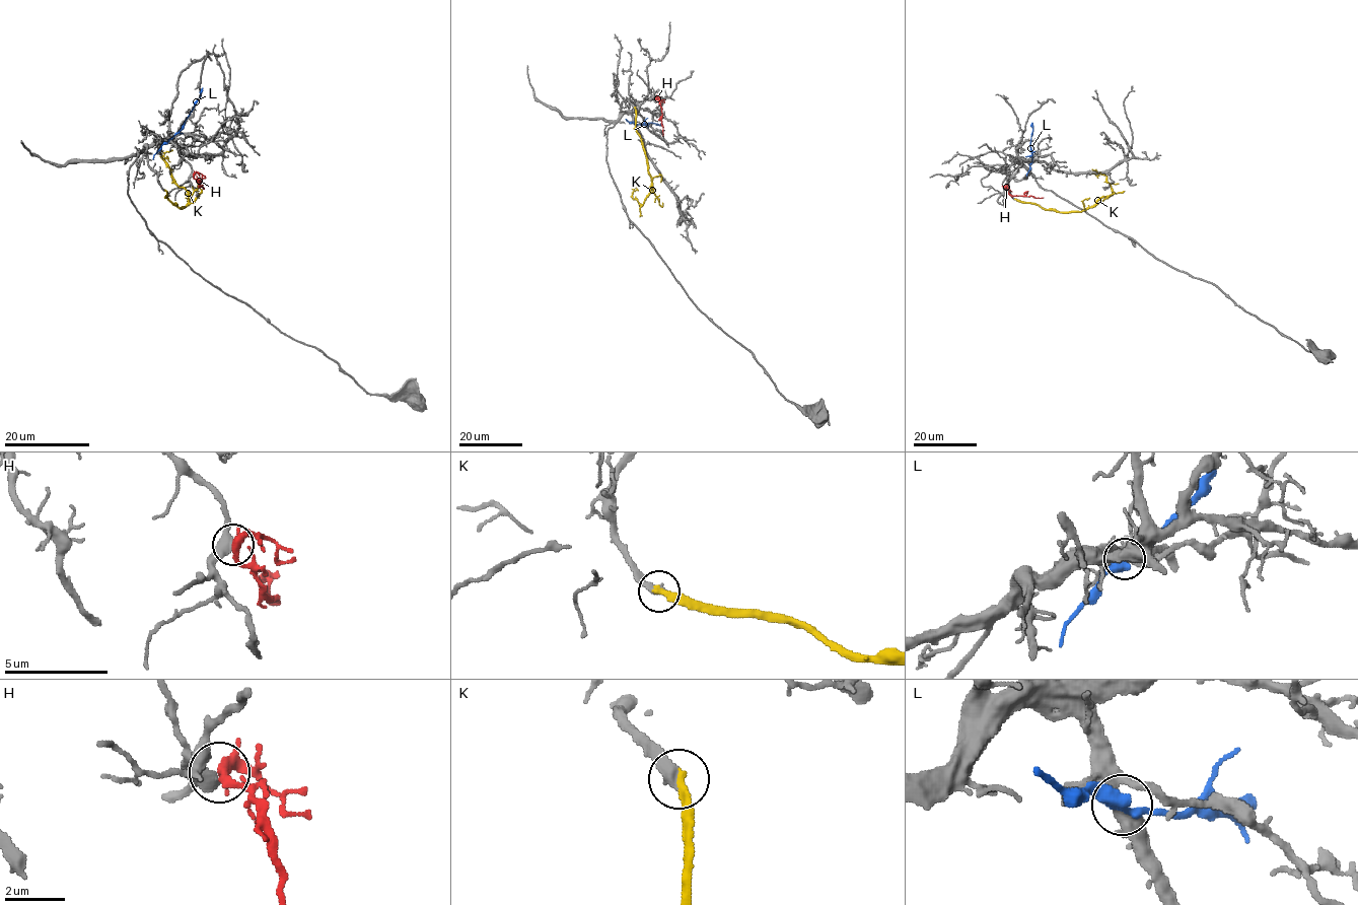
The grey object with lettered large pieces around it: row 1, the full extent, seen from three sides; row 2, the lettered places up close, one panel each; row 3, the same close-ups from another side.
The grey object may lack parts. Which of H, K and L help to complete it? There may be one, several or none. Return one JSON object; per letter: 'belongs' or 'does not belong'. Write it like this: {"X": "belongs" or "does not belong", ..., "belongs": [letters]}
{"H": "does not belong", "K": "belongs", "L": "does not belong", "belongs": ["K"]}

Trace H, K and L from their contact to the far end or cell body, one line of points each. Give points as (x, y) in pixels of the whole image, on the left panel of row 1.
H: (193, 175), (204, 188)
K: (165, 190), (166, 197), (177, 207), (187, 204), (188, 192), (174, 182), (162, 159), (165, 152), (172, 149)
L: (166, 141), (182, 127), (203, 88)

